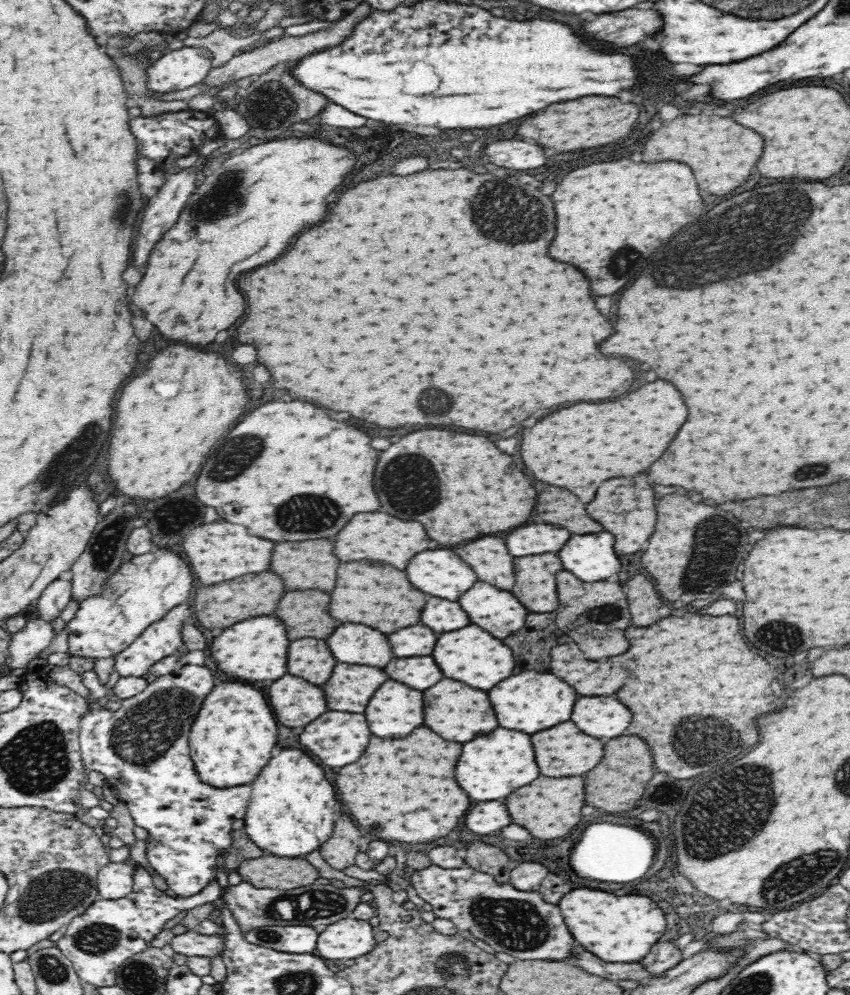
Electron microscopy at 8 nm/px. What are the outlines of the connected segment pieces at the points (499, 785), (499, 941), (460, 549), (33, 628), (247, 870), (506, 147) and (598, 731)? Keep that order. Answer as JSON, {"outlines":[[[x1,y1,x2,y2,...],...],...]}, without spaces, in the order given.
{"outlines":[[[502,726,486,736,466,742,456,766,458,784,476,802,506,798,510,792,530,784,538,776,540,776,540,768,536,766,534,760,530,736,524,732,510,732]],[[432,863,426,868,413,872,411,883,418,897,432,906,435,918,445,918,454,923,457,930,467,930,474,939,490,944,495,952,506,952,516,960,562,960,570,956,577,940,562,917,556,904,544,901,539,891,524,892,512,886,512,883,500,884,493,876,473,868,442,868]],[[486,536,466,546,454,546,454,552,466,560,478,574,478,580,494,584,496,588,512,590,514,586,514,558,506,550,502,538]],[[24,616,23,620,24,628,11,633,8,659,8,666,11,669,24,669,37,662,36,654,48,648,56,635,52,623,42,620,39,616]],[[261,856,245,860,236,871,252,886,268,889,309,887,320,878,318,869,303,857]],[[500,140,486,146,484,154,490,158,492,164,502,168,514,168,514,170,530,170,546,164,546,152,528,142,518,140]],[[586,696,576,702,572,720,584,734,594,738,616,738,628,728,632,714,612,696]]]}

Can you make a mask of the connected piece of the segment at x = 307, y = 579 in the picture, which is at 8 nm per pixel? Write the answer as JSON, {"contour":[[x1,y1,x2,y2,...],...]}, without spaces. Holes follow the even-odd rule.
{"contour":[[336,538,276,544,270,568,272,568,272,572,278,572,278,576,282,576,288,590,318,588,318,590,330,592,336,584,336,568,338,568,338,558,334,556,334,540],[302,574,306,574,306,576,302,576]]}

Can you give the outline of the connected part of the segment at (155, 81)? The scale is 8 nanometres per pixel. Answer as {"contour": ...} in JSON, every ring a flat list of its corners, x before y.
{"contour":[[184,46,162,55,147,70,147,88,154,92,174,92,205,80,214,68,214,54,207,48]]}

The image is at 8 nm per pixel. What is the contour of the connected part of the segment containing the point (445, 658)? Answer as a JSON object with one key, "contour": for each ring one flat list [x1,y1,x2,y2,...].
{"contour":[[470,624,466,628,454,630,454,632,440,634,432,656,446,678,466,682,472,688,482,688,482,690,494,688,498,682,506,680,514,672,512,650,506,644,502,644,500,640,496,640,494,636,490,636,486,630,478,628,476,624]]}

